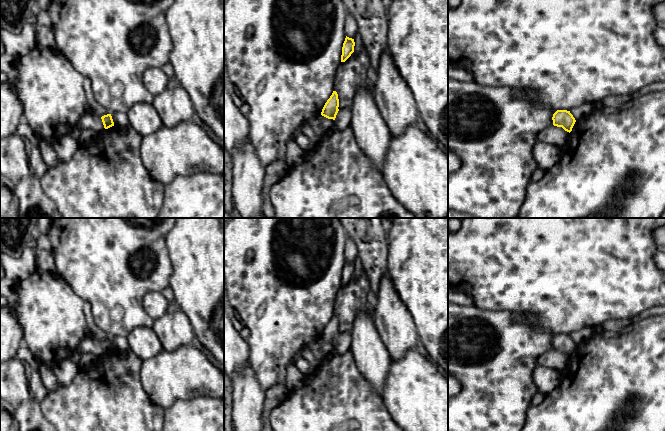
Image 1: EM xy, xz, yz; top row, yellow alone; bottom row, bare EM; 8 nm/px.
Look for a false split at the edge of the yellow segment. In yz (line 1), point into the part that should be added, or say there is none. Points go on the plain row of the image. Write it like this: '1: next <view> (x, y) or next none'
1: next none

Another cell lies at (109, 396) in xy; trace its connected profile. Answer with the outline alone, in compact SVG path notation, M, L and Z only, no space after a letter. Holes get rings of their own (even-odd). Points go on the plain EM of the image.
M116 349L98 357L97 363L88 369L81 369L69 385L59 383L55 390L50 390L47 396L39 402L44 417L55 426L57 431L162 431L164 425L164 409L154 404L140 381L140 369L142 360L132 351L128 353L120 352Z

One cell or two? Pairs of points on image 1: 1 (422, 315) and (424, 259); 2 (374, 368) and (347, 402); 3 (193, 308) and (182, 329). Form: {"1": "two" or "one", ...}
{"1": "one", "2": "two", "3": "two"}

